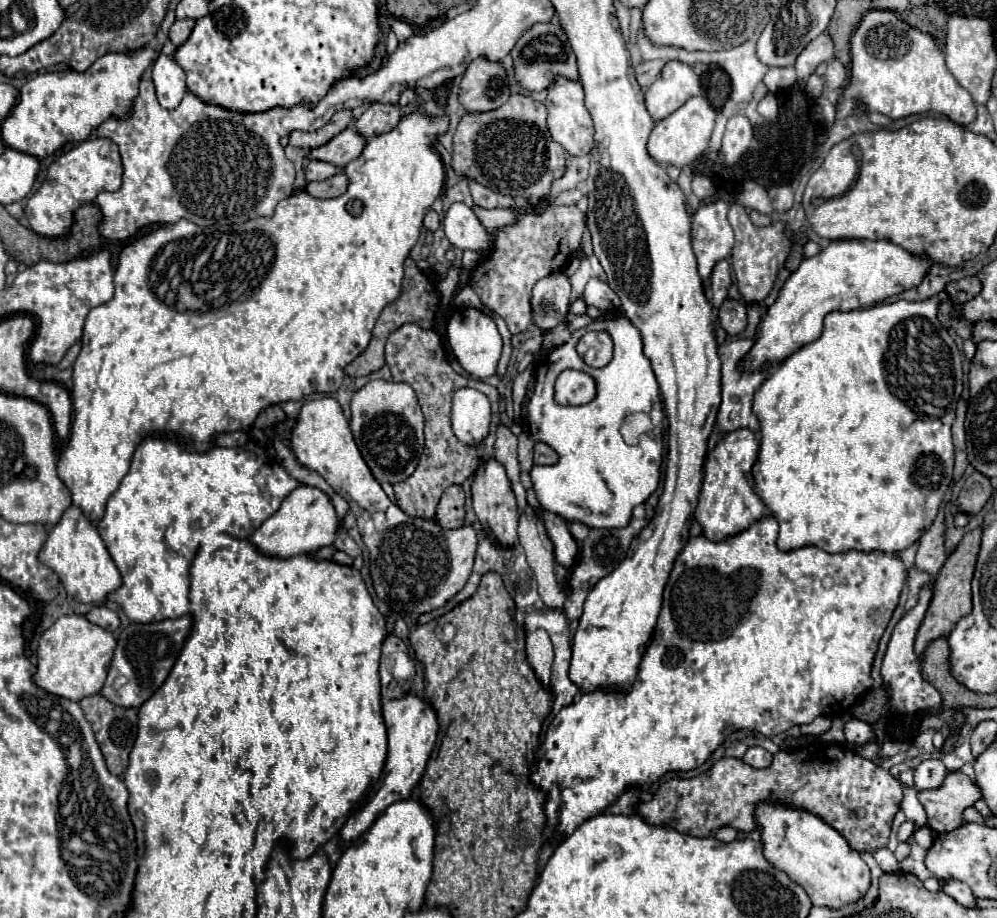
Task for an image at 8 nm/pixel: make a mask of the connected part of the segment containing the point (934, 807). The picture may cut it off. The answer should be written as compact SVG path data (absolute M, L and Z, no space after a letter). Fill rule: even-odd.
M955 771L947 773L941 787L917 791L917 797L927 811L927 825L937 833L947 833L965 823L961 813L981 797L981 789L963 773Z

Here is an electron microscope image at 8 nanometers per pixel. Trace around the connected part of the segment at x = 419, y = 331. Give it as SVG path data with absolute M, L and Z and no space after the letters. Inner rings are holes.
M405 323L397 331L393 331L393 335L389 335L387 345L385 345L385 357L387 357L387 365L391 367L393 381L409 383L415 389L419 405L425 415L425 455L421 455L419 465L413 475L409 475L405 481L393 485L395 499L397 499L397 505L405 513L409 513L413 517L423 517L423 519L435 519L435 509L437 509L441 493L455 483L461 485L465 479L469 479L477 471L477 467L483 461L493 457L495 429L499 425L499 409L497 407L499 407L501 395L493 385L485 383L481 379L471 381L471 379L457 375L445 359L439 335L433 329L423 329L415 323ZM461 387L479 389L481 393L485 393L489 397L491 407L493 407L491 433L477 447L459 443L451 429L451 397Z

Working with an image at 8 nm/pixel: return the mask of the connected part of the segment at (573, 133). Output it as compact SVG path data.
M565 77L557 79L549 87L545 105L547 105L547 111L549 111L547 127L551 131L551 137L569 155L587 155L595 147L595 141L593 141L593 121L591 121L591 115L589 115L587 107L583 105L583 87L581 87L581 83L573 83L571 79L565 79Z

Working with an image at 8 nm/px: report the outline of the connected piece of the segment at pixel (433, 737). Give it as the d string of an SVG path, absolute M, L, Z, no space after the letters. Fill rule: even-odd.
M409 693L403 699L383 701L383 719L385 719L387 737L389 737L389 751L387 751L387 761L385 761L383 773L381 773L379 789L377 789L375 797L365 805L365 809L361 809L353 819L349 819L343 825L343 829L339 831L341 847L347 847L353 841L357 841L391 803L411 799L413 789L419 783L419 779L425 771L427 759L437 741L437 715L429 707L429 703L417 695Z

